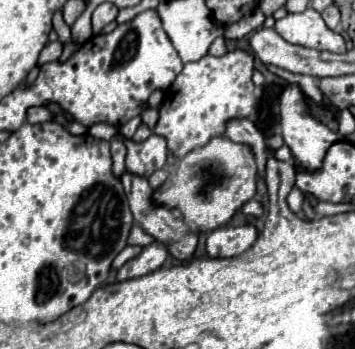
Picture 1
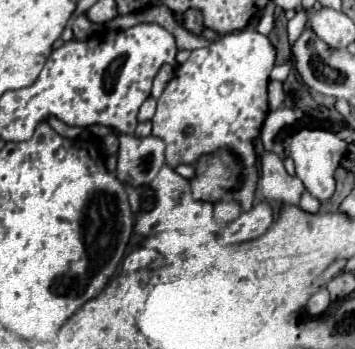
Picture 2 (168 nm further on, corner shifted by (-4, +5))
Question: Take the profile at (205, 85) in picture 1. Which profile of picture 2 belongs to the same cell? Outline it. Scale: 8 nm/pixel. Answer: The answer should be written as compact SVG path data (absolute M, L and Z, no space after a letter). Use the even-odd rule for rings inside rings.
M244 30L242 34L226 34L208 48L192 50L190 58L180 64L174 78L158 98L158 108L152 118L152 134L166 142L166 164L194 164L198 156L212 154L222 146L230 146L244 164L244 186L234 192L234 198L248 212L256 188L256 154L252 140L260 134L268 114L266 86L274 68L276 50L264 34Z

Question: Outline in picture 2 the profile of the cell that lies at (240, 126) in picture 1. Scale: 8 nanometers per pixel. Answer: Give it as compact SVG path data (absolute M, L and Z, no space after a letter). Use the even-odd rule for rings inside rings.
M254 138L252 144L256 148L256 156L260 158L260 186L266 200L298 204L300 194L304 192L304 184L284 170L280 156L274 156L264 150L260 138Z

